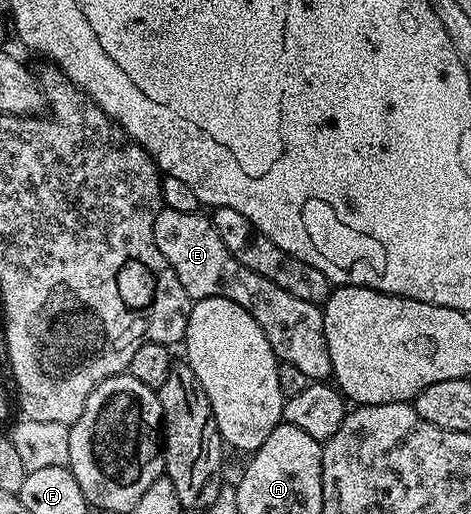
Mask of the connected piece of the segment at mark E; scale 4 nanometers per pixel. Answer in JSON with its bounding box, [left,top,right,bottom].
[153,206,331,382]

